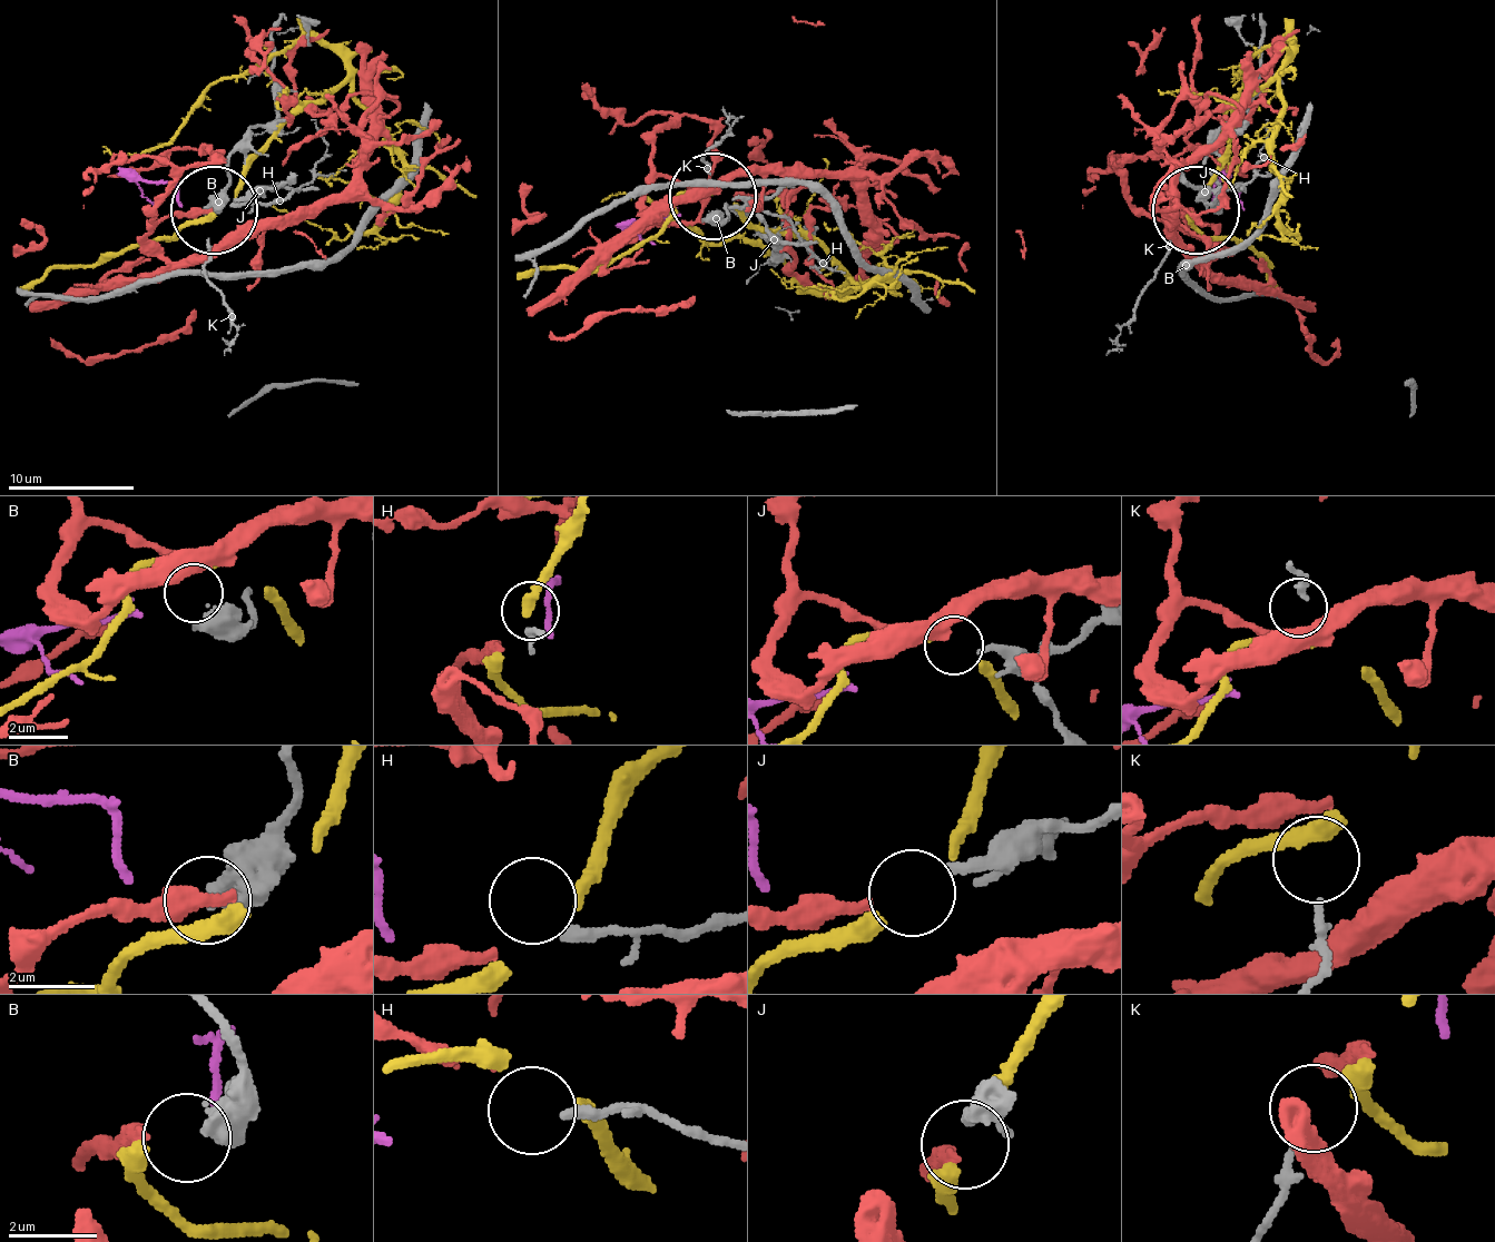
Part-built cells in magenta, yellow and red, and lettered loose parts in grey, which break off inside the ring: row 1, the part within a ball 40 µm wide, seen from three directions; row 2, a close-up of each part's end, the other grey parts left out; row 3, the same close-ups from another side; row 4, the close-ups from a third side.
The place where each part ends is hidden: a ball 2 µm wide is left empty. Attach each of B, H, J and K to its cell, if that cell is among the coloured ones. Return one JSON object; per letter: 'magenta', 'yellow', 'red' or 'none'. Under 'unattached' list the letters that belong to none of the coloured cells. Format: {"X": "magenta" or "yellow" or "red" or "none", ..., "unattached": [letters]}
{"B": "none", "H": "none", "J": "red", "K": "yellow", "unattached": ["B", "H"]}

